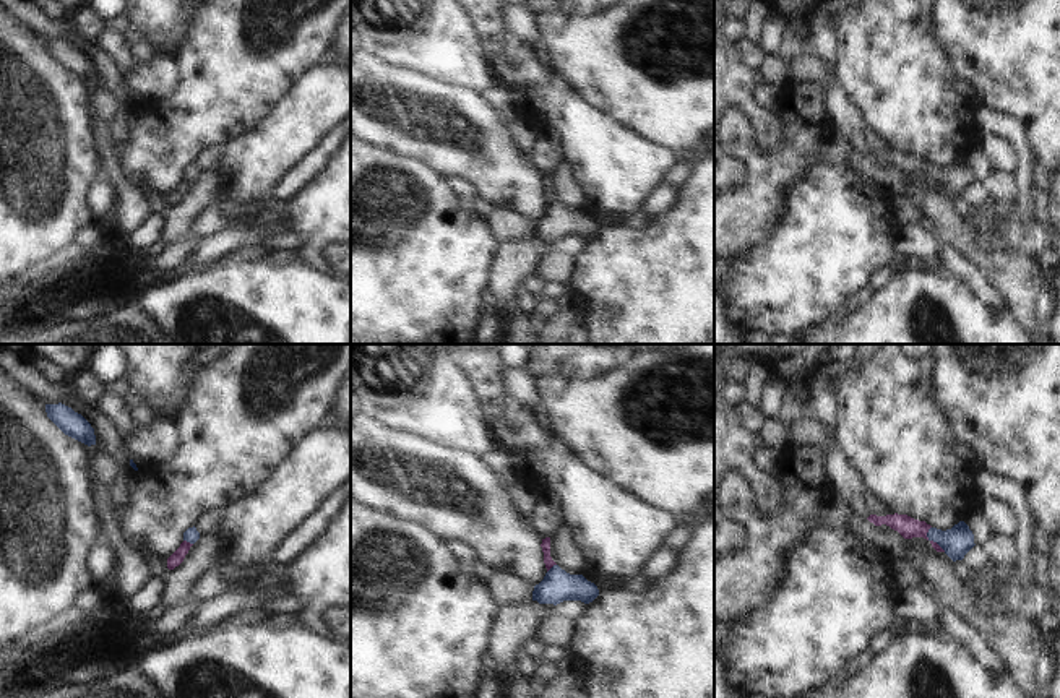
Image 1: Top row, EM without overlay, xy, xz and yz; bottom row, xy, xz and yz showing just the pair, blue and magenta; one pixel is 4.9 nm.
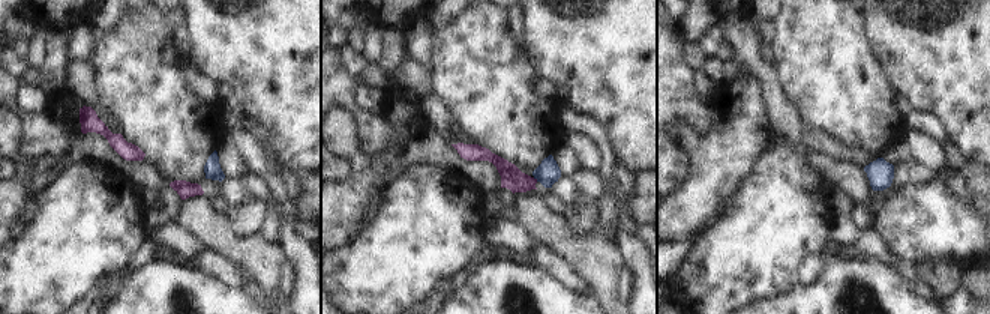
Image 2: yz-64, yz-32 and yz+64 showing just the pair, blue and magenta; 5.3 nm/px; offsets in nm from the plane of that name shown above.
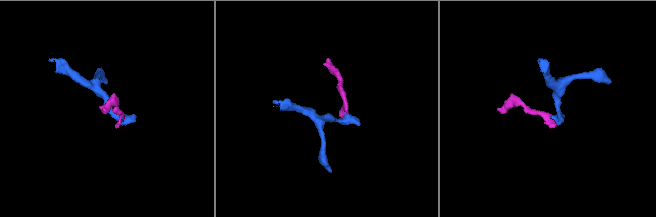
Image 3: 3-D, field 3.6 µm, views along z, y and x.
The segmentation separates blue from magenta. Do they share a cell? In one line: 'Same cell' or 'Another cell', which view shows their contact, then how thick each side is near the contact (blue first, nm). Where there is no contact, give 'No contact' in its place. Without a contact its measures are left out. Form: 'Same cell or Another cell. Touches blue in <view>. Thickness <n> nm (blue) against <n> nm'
Same cell. Touches blue in yz. Thickness 150 nm (blue) against 100 nm

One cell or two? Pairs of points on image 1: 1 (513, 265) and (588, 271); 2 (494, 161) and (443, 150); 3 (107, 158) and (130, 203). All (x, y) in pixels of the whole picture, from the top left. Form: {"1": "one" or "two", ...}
{"1": "two", "2": "one", "3": "one"}

